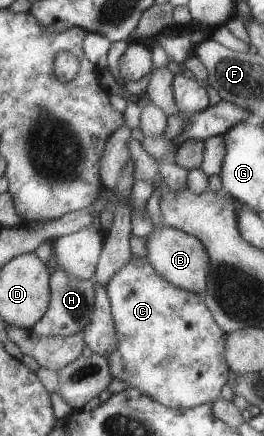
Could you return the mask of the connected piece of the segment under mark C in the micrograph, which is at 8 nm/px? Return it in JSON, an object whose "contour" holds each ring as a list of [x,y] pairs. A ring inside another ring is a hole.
{"contour":[[[146,257],[132,260],[118,270],[108,282],[106,292],[111,302],[112,320],[116,328],[116,348],[108,354],[110,372],[114,378],[126,382],[128,388],[138,388],[168,408],[192,408],[211,404],[228,382],[231,368],[226,360],[226,333],[218,326],[208,310],[203,295],[175,287],[156,272]]]}

